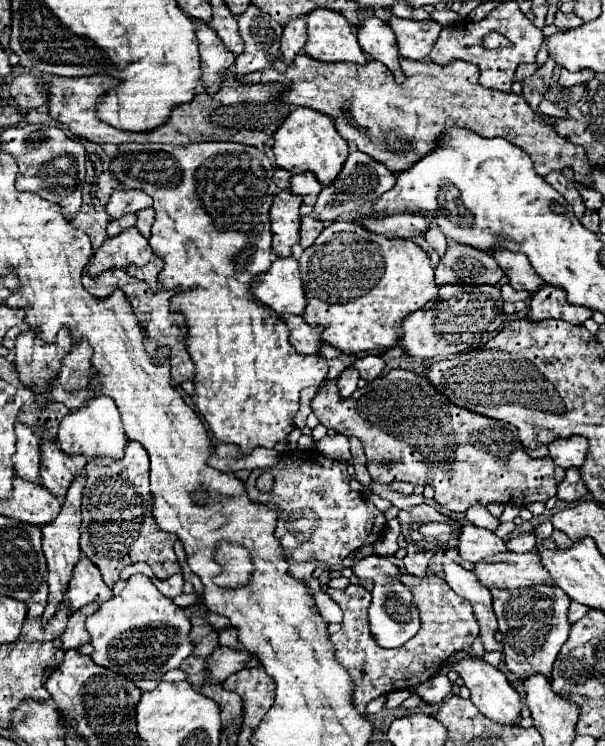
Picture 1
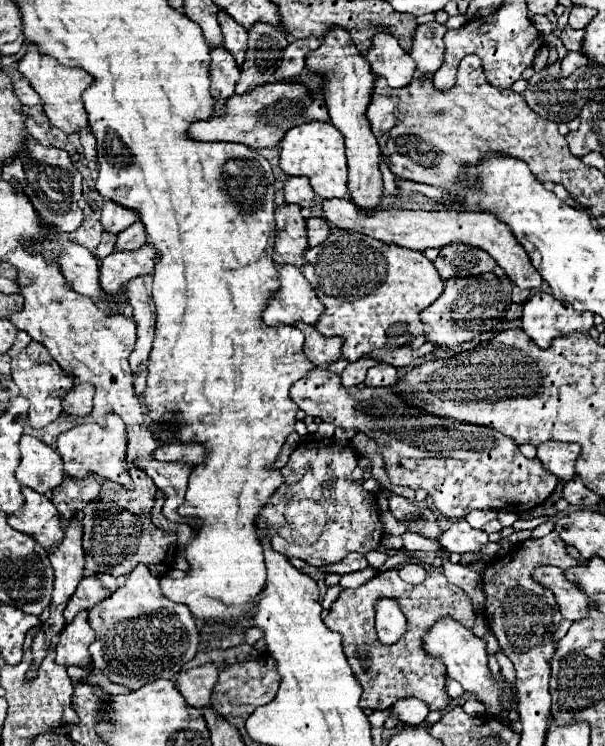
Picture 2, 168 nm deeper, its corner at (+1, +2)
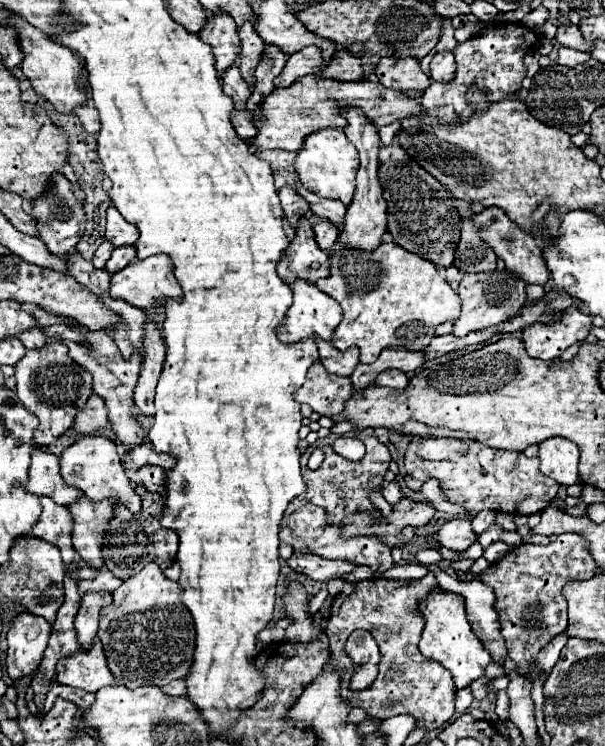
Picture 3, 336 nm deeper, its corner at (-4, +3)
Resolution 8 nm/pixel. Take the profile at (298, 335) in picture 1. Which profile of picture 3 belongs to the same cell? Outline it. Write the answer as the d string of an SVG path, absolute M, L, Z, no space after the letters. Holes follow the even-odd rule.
M316 339L318 351L320 351L320 363L326 367L328 373L336 373L336 375L346 375L350 377L356 363L358 363L358 349L350 347L346 351L338 351L336 347L332 347L330 341L324 339Z

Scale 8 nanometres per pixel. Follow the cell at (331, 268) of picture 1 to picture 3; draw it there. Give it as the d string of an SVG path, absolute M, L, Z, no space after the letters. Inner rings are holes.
M380 243L374 251L352 249L352 247L334 247L330 253L330 275L314 283L320 291L336 299L344 311L342 321L334 329L330 343L346 351L348 347L360 349L360 363L374 363L382 349L404 349L404 351L422 351L434 337L434 329L444 321L454 321L460 315L460 299L450 287L450 283L438 273L436 265L402 249L396 243Z

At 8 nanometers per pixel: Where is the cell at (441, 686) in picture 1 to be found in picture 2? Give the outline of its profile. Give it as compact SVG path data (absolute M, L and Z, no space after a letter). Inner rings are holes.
M417 698L399 700L391 708L391 716L397 716L399 722L405 724L405 726L419 726L419 724L423 724L423 720L425 720L427 714L429 714L427 704L421 702L421 700L417 700Z

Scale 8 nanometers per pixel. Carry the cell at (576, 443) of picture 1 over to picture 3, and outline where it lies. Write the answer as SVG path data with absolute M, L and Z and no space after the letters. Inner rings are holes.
M562 437L546 439L540 445L540 471L560 485L576 485L580 483L578 475L578 459L580 451L578 445L566 441Z

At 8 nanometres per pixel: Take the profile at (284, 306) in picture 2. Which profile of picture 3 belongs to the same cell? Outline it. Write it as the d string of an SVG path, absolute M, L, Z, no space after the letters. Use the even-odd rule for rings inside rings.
M296 279L290 287L294 291L294 303L286 311L282 323L278 325L278 339L284 339L284 343L296 343L298 339L304 339L304 337L320 337L328 341L334 327L342 319L340 305L332 297L322 293L314 283L308 283L304 279Z

